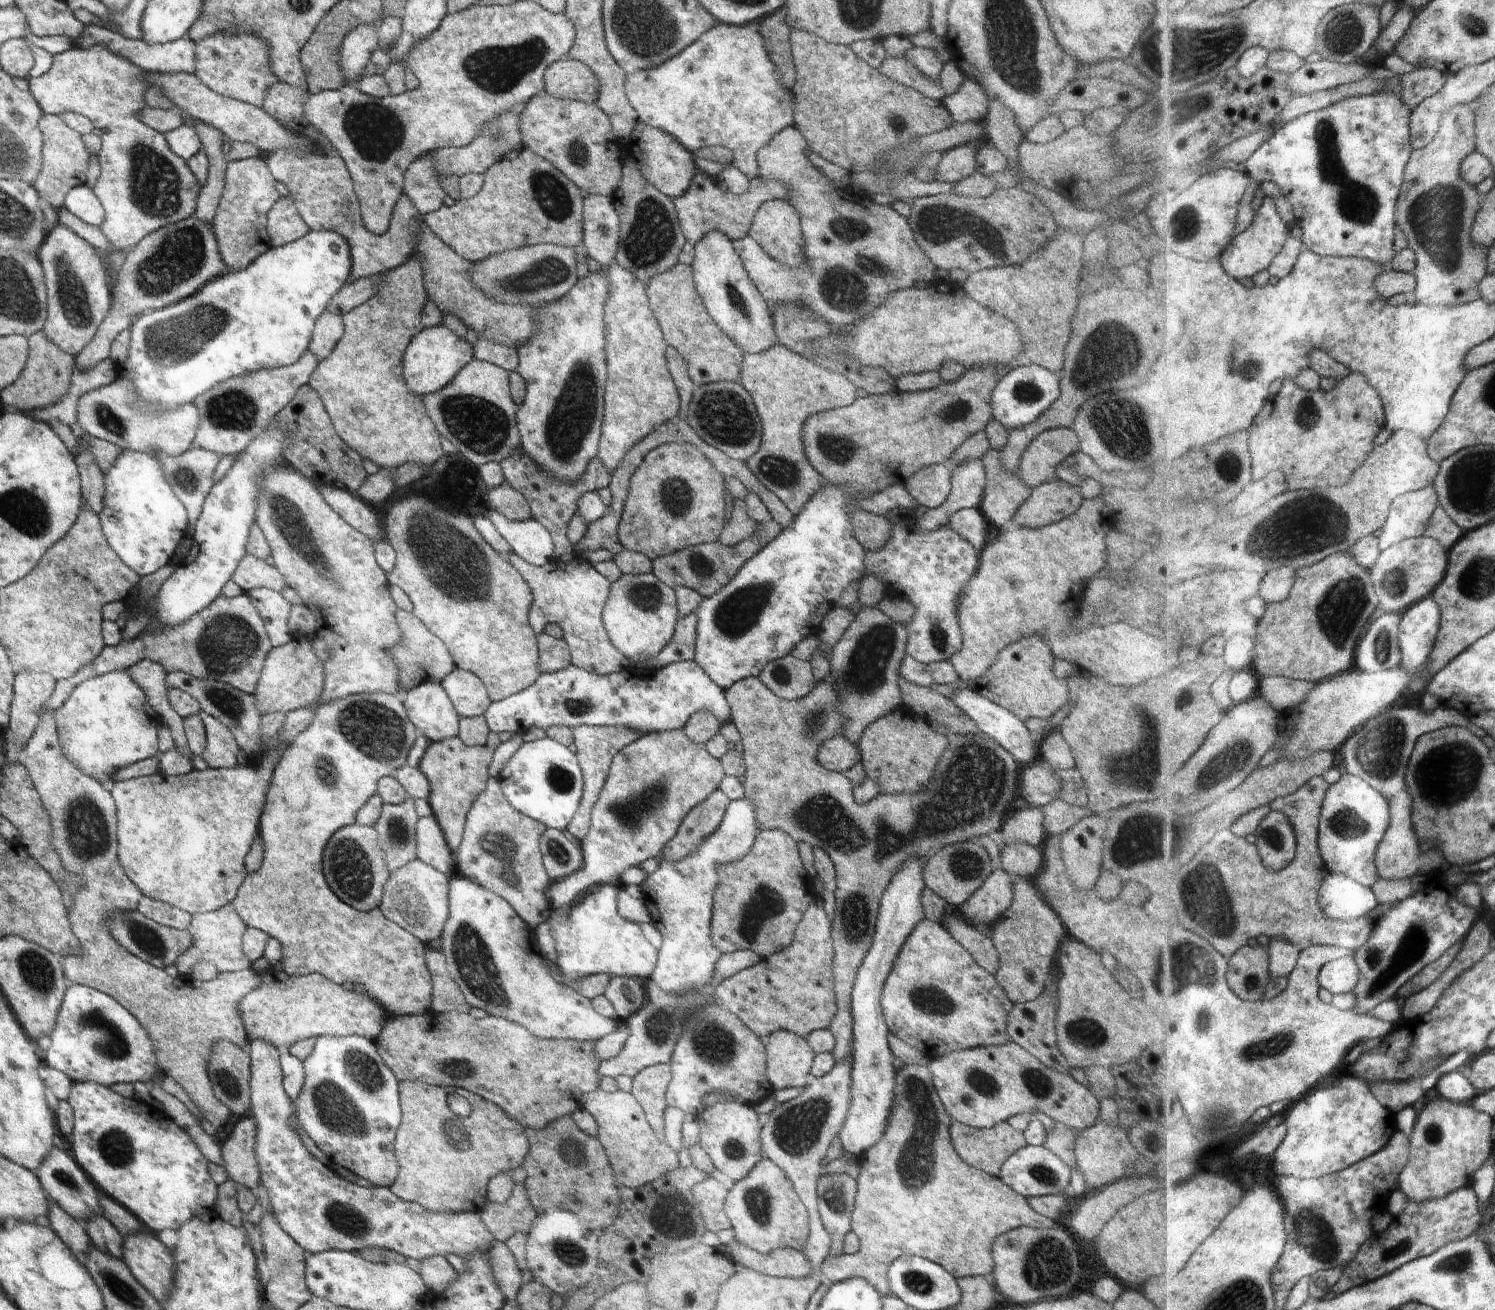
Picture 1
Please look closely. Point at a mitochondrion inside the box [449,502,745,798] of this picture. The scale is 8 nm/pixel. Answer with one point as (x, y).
(646, 597)

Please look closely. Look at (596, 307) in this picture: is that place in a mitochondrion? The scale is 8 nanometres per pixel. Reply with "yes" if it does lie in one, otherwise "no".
no

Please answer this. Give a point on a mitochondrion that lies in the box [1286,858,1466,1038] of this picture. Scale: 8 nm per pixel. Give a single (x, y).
(1391, 964)

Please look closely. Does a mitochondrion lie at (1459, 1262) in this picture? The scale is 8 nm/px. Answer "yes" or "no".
yes

